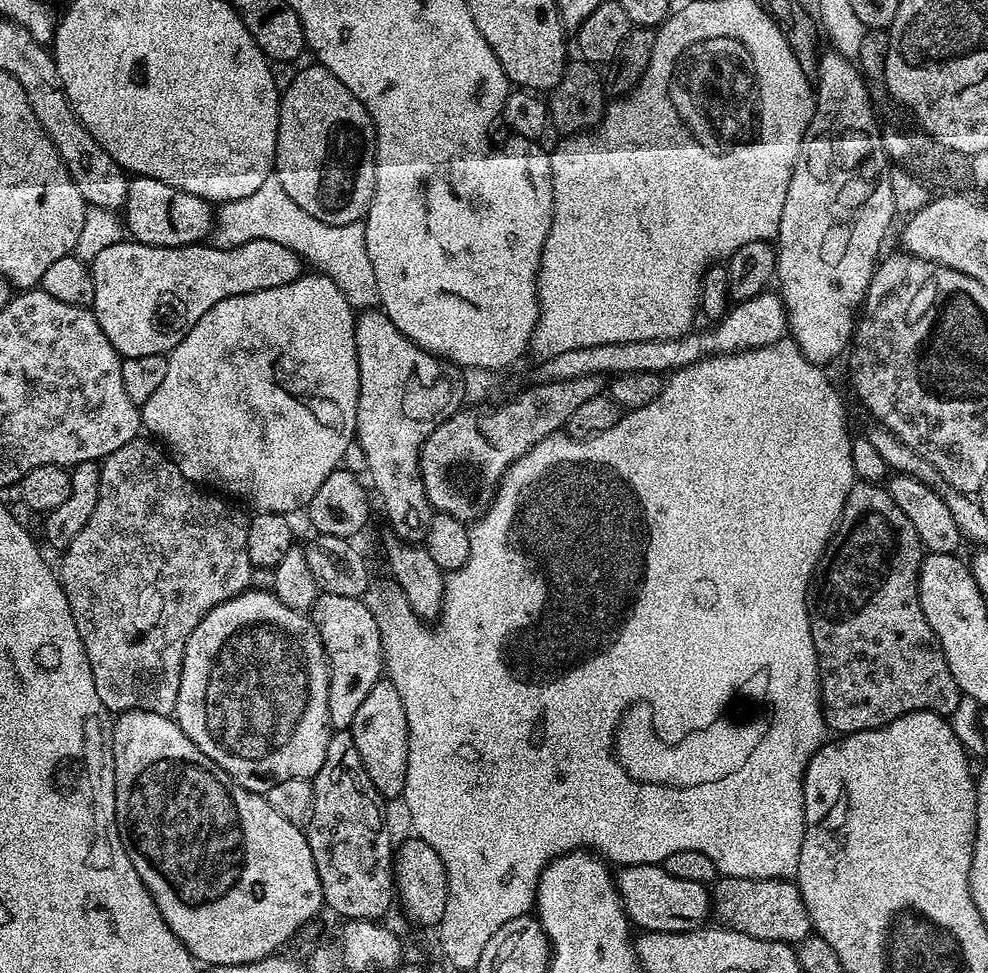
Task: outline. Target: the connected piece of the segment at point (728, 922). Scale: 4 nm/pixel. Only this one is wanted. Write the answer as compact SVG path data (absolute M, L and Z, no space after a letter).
M720 876L711 885L712 912L721 925L735 932L750 934L759 940L799 942L813 931L812 919L802 902L802 894L791 879L755 880L737 876Z

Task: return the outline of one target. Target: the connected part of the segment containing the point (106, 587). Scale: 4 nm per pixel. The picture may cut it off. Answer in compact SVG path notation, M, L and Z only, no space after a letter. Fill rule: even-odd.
M148 438L131 440L100 464L98 506L78 538L63 549L58 575L94 674L94 690L109 713L142 710L172 716L186 642L194 626L214 606L249 591L254 573L248 549L249 517L219 498L224 499L187 480L171 456Z

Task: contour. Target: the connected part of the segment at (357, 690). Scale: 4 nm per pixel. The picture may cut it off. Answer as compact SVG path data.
M320 592L310 609L310 619L324 644L332 677L328 691L328 717L333 729L351 729L358 706L381 680L384 666L384 647L378 622L363 599L342 594Z

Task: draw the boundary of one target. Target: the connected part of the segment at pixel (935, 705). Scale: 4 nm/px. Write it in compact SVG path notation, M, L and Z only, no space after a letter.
M857 482L850 490L846 498L846 506L842 510L840 520L836 523L836 529L832 531L824 553L820 556L812 574L812 582L808 589L808 630L814 638L814 650L816 661L820 671L820 705L824 707L824 723L833 733L847 734L850 732L861 732L862 730L874 730L894 722L894 718L905 716L911 712L933 712L939 716L951 717L951 712L960 708L962 693L958 682L954 682L954 674L950 674L950 666L944 657L944 651L940 648L938 638L926 622L926 614L922 614L920 605L920 567L924 561L926 549L923 542L918 538L918 530L914 530L910 518L902 514L898 502L890 498L887 487L878 484L866 484Z

